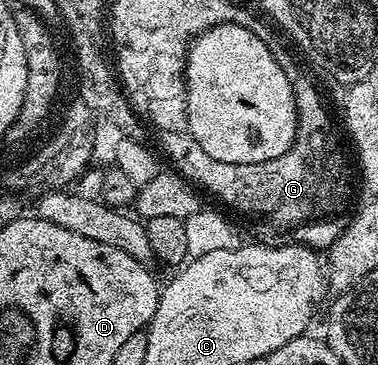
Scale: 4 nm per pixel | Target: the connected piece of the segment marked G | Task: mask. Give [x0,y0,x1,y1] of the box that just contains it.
[161,119,352,228]

